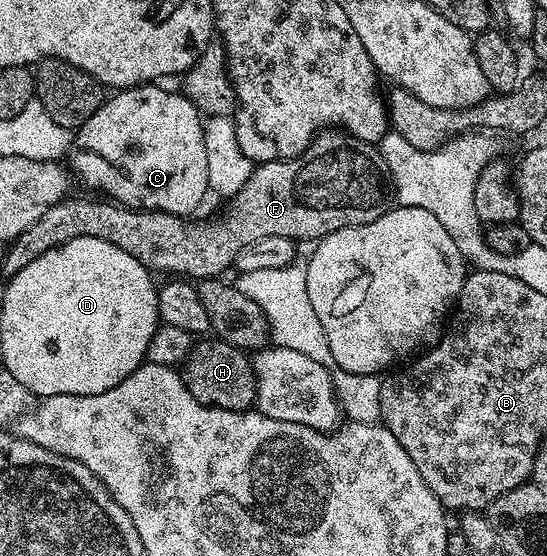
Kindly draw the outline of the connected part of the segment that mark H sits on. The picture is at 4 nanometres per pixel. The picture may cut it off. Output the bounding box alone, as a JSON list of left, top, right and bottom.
[181,340,257,410]

